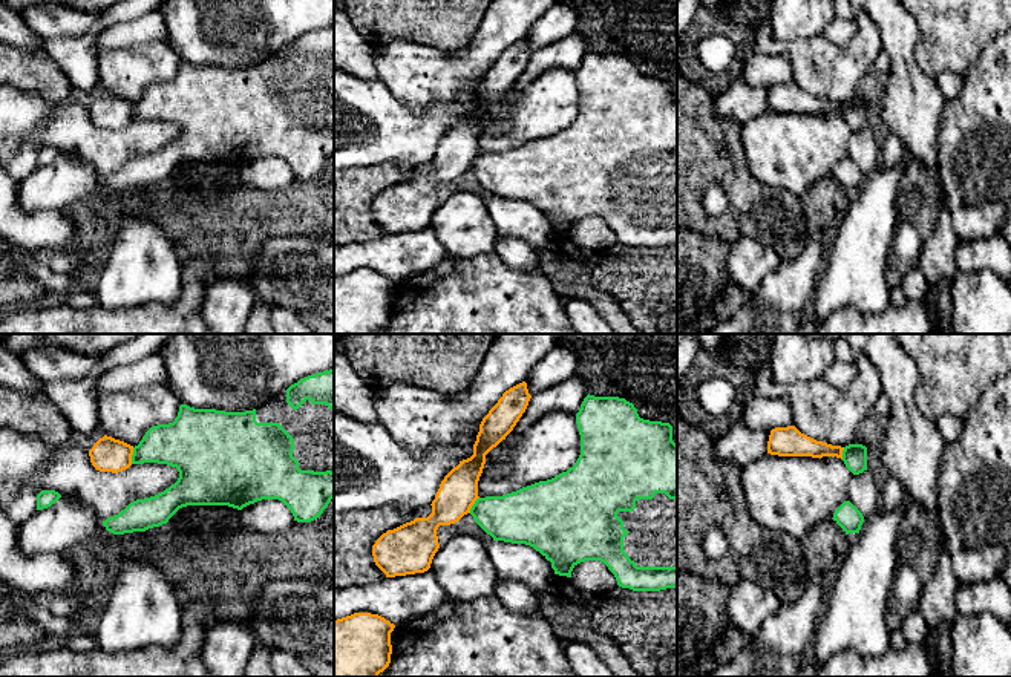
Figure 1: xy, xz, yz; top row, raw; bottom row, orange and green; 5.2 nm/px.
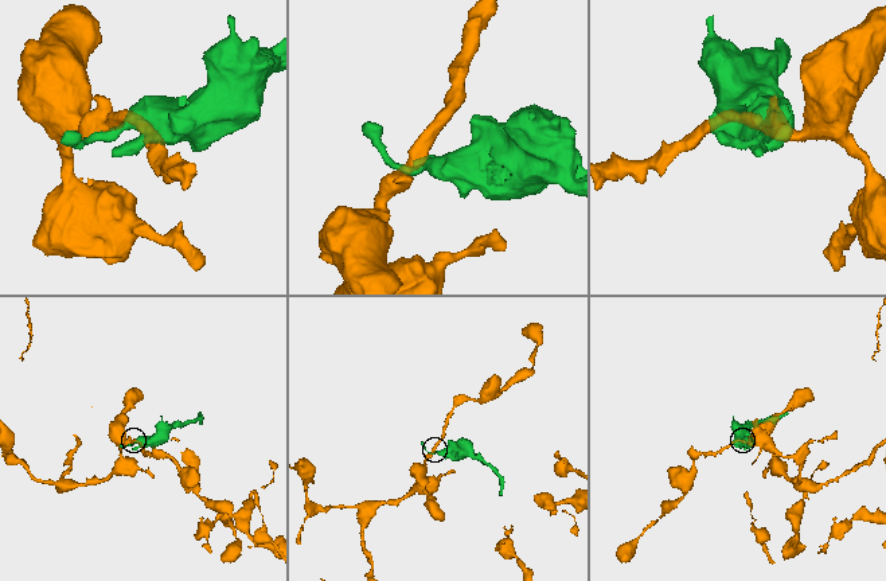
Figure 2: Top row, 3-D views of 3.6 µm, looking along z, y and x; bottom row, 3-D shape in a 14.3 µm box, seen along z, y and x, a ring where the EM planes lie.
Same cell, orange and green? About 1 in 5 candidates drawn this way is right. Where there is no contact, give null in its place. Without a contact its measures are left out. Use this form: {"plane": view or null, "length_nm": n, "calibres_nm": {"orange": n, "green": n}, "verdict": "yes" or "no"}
{"plane": "xy", "length_nm": 90, "calibres_nm": {"orange": 180, "green": 240}, "verdict": "no"}

